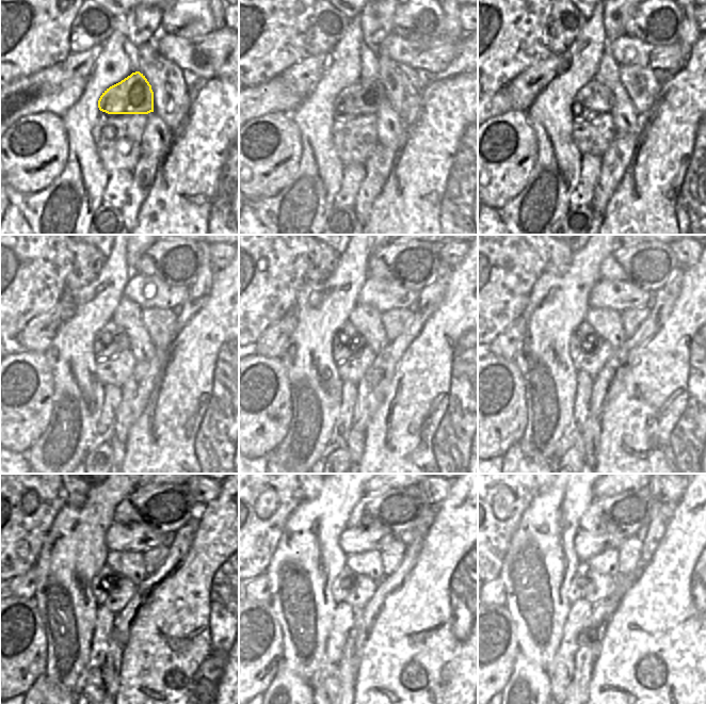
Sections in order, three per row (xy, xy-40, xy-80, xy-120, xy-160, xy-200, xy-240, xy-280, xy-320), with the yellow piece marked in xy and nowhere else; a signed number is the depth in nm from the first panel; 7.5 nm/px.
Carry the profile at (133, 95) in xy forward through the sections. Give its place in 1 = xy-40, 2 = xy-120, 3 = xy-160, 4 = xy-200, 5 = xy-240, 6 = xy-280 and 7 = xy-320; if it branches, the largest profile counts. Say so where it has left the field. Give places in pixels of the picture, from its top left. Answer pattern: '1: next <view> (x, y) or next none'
1: next xy-40 (364, 96)
2: next xy-120 (111, 336)
3: next xy-160 (347, 336)
4: next xy-200 (584, 336)
5: next xy-240 (107, 577)
6: next xy-280 (346, 578)
7: next xy-320 (575, 590)

